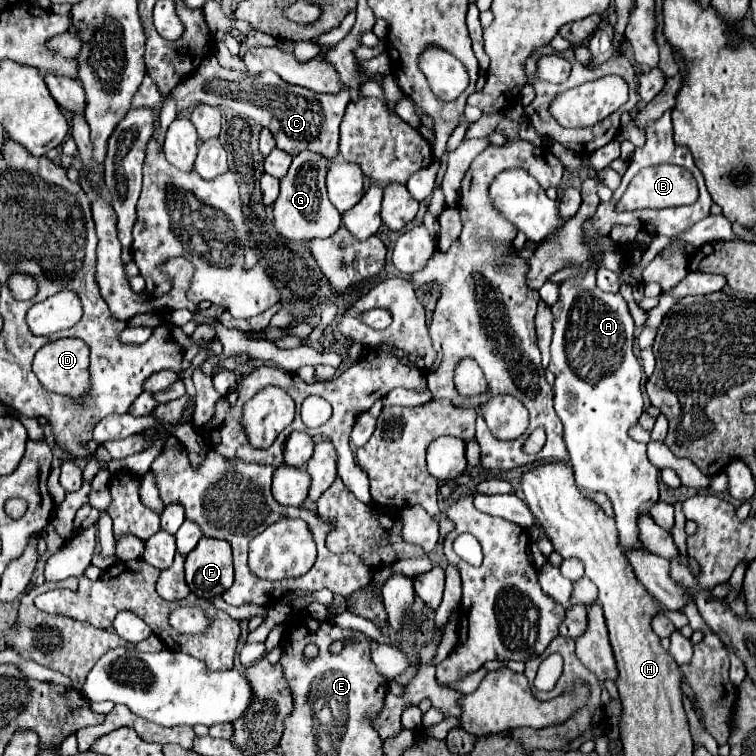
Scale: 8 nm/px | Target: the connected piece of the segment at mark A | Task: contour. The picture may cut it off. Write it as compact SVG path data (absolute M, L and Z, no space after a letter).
M588 260L582 268L592 270L564 280L560 284L560 300L552 306L554 336L548 370L556 374L552 386L554 408L564 426L564 442L576 484L586 492L604 492L614 506L622 546L640 548L640 542L628 544L624 538L634 536L638 540L636 518L646 514L650 504L658 502L660 470L648 462L646 444L636 442L628 434L644 412L640 390L642 366L632 352L634 320L620 294L598 290L594 262Z

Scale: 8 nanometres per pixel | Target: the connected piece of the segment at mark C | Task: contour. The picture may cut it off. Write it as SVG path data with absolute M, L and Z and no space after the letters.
M214 50L208 52L206 62L202 62L200 66L202 68L186 78L176 92L178 112L188 110L198 102L232 108L242 118L252 118L260 126L266 126L274 134L276 146L292 156L302 150L314 150L324 154L326 158L334 158L338 154L338 126L342 122L346 104L350 102L350 88L346 84L342 84L338 94L318 94L308 88L288 84L274 72L262 72L258 76L238 76L238 72L222 68L218 64Z

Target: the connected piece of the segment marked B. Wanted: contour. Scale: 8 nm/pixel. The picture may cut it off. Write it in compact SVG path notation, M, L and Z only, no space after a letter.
M660 164L652 168L644 168L638 172L628 184L622 200L618 202L618 210L635 210L642 208L665 208L693 204L698 198L698 187L692 172L682 166Z

